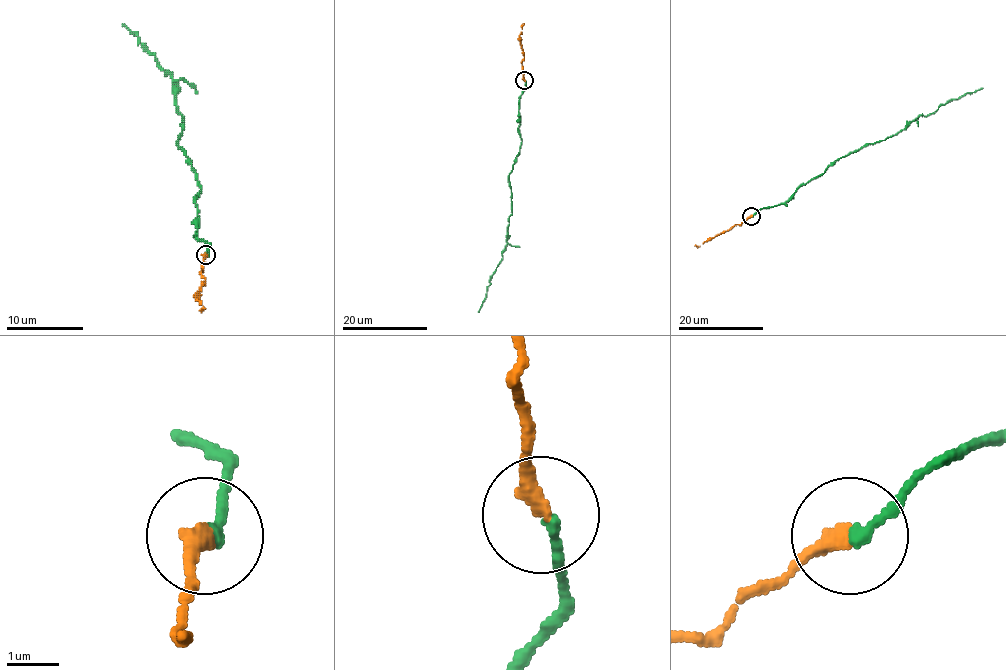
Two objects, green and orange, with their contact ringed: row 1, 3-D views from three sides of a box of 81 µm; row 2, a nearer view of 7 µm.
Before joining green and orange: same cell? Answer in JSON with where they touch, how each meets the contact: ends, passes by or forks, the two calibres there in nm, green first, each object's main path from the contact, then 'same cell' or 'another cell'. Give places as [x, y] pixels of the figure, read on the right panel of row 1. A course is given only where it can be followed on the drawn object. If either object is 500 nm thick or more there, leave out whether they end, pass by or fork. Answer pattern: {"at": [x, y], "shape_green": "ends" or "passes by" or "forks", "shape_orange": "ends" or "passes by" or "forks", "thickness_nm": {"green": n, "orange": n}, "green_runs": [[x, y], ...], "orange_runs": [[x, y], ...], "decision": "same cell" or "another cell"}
{"at": [751, 216], "shape_green": "ends", "shape_orange": "ends", "thickness_nm": {"green": 190, "orange": 320}, "green_runs": [[752, 216], [784, 204], [801, 186], [845, 155], [885, 140], [920, 116], [931, 115], [951, 100], [983, 88]], "orange_runs": [[752, 216], [698, 247], [694, 245]], "decision": "same cell"}

